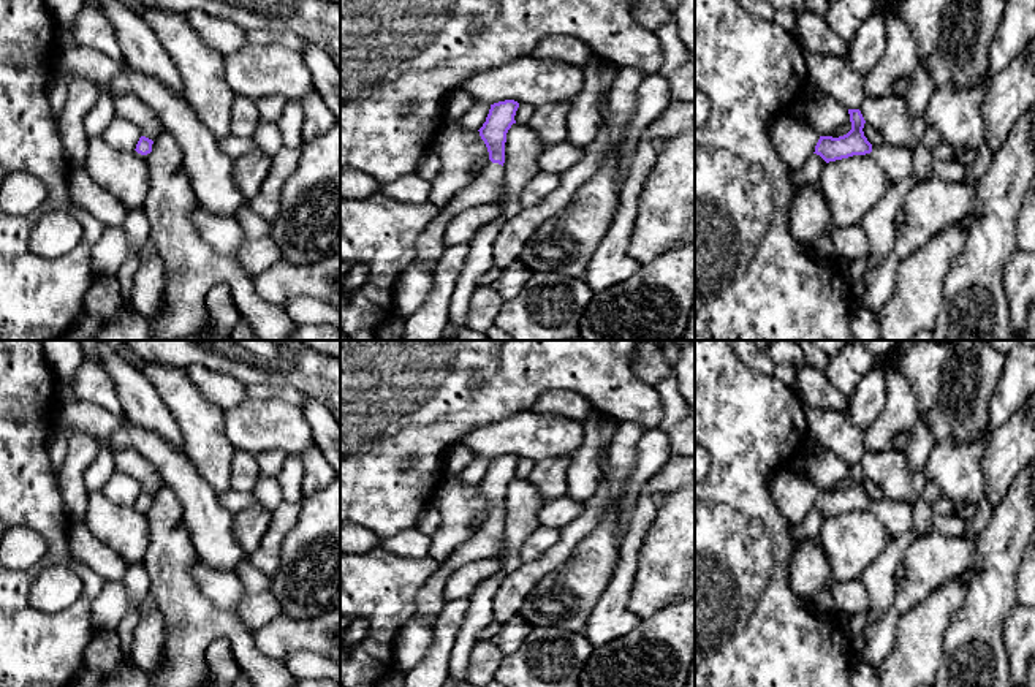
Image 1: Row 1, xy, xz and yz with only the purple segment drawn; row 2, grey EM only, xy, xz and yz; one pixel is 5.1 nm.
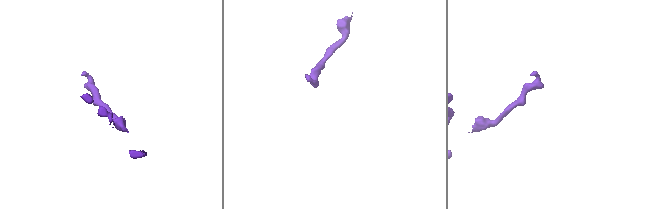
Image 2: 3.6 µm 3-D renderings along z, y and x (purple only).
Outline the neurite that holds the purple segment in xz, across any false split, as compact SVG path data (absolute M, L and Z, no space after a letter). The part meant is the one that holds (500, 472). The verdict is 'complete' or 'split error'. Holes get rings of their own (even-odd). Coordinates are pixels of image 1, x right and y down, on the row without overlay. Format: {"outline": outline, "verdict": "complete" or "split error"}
{"outline": "M505 454L491 459L486 476L478 484L489 507L489 518L483 527L475 530L473 537L462 543L451 557L438 567L429 581L419 590L415 602L415 616L424 621L435 621L445 606L443 589L446 579L459 567L468 562L495 557L503 538L505 497L506 488L513 478L519 457Z", "verdict": "split error"}

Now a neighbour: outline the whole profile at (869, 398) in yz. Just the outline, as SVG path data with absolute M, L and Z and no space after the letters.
M875 364L858 383L851 404L847 410L848 418L866 431L880 415L886 404L886 370Z

